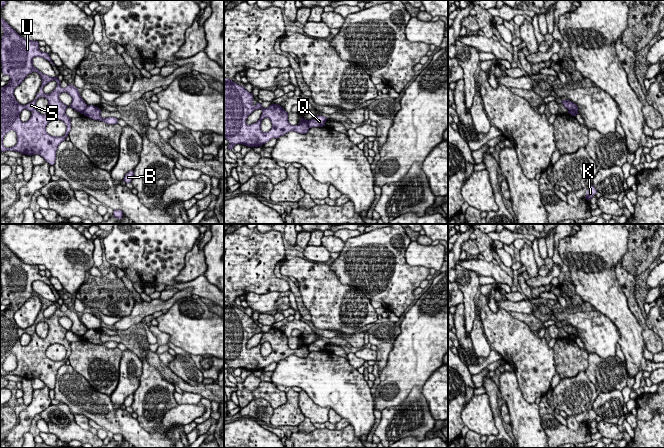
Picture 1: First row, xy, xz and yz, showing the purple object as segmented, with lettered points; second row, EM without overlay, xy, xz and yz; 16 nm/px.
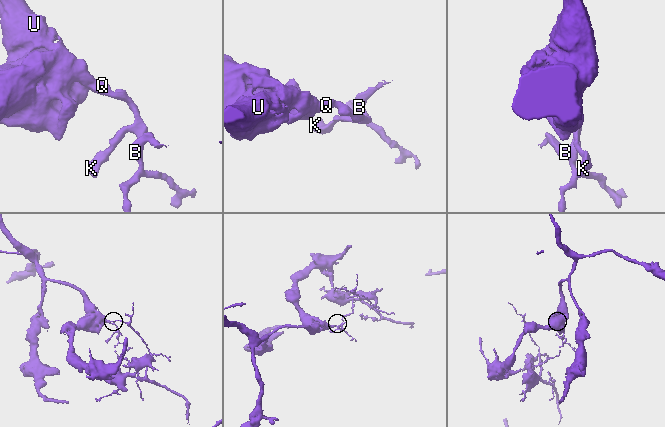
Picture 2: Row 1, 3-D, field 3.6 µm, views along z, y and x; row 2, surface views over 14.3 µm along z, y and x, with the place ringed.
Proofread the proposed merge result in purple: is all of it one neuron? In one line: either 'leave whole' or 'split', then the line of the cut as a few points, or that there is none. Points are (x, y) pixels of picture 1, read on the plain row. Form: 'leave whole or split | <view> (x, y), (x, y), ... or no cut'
split | xy (87, 330), (81, 337)

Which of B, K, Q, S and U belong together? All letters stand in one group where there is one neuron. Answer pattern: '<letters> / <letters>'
B K Q / S U

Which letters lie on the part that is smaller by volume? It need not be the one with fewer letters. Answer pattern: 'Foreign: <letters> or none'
Foreign: B, K, Q

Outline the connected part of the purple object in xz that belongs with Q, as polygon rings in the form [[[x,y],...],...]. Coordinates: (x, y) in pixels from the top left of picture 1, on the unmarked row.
[[[316,340],[314,341],[313,343],[309,344],[308,345],[308,350],[309,352],[312,352],[312,351],[323,351],[325,350],[325,346],[326,346],[327,342],[325,340]]]

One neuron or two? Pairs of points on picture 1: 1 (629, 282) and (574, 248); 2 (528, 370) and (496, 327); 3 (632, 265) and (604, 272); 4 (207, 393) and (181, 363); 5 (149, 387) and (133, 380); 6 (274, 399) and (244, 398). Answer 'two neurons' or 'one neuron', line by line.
1: two neurons
2: one neuron
3: two neurons
4: two neurons
5: two neurons
6: one neuron

